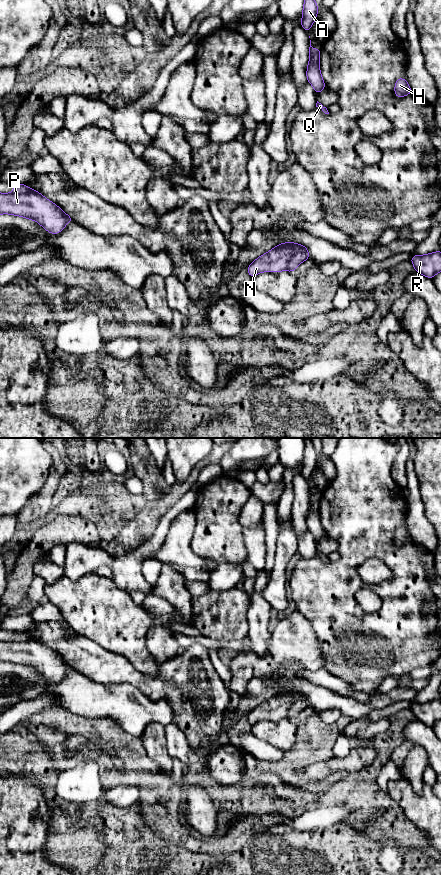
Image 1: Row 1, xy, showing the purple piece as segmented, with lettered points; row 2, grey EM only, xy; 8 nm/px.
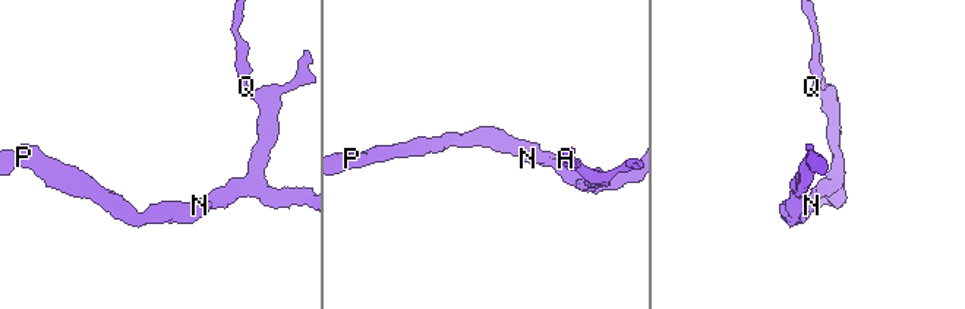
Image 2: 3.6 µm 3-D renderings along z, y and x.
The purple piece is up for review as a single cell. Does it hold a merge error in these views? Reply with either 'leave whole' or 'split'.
leave whole

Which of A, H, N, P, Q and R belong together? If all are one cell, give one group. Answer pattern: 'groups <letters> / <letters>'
groups A H N P Q R

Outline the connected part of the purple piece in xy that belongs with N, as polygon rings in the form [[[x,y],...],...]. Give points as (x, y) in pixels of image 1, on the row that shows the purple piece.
[[[286,242],[261,255],[248,266],[251,278],[261,272],[294,272],[297,266],[310,258],[307,248],[302,244]]]

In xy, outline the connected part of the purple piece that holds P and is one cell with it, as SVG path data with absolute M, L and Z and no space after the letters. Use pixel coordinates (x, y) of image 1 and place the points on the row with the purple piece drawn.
M14 184L12 193L0 193L0 214L25 217L39 223L53 235L74 221L60 207L25 184Z

